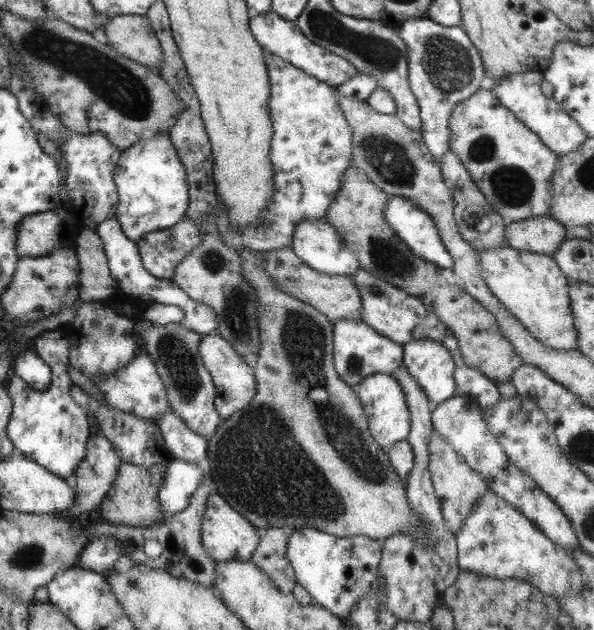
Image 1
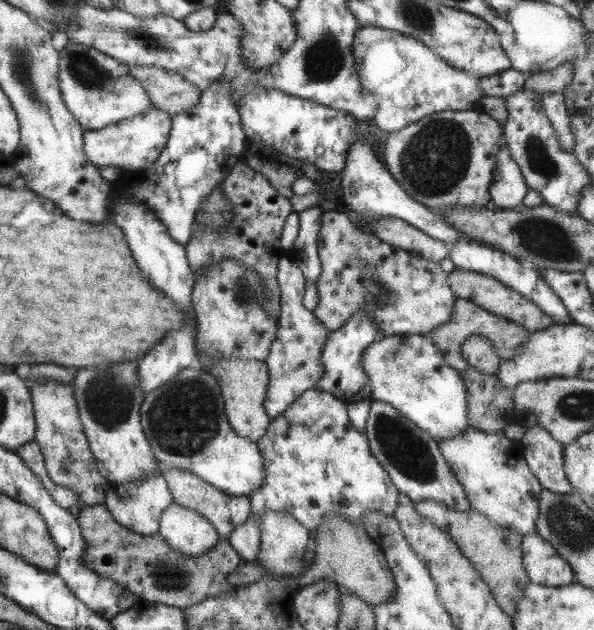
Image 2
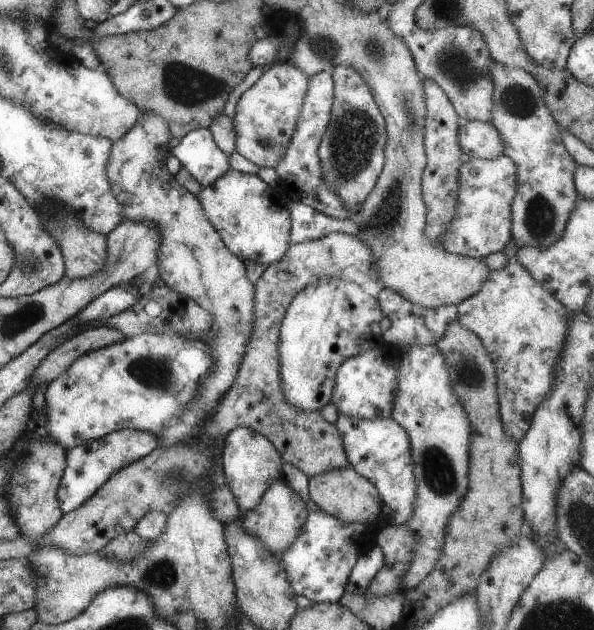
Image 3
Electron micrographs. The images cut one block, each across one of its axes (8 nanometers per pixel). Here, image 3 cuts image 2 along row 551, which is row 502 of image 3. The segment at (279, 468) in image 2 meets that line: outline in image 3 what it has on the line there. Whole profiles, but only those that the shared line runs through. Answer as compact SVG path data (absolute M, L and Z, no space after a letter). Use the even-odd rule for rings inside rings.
M247 427L234 428L225 436L221 450L221 471L229 492L239 508L239 517L246 517L259 502L259 497L268 490L275 478L280 478L281 457L273 444L262 434Z

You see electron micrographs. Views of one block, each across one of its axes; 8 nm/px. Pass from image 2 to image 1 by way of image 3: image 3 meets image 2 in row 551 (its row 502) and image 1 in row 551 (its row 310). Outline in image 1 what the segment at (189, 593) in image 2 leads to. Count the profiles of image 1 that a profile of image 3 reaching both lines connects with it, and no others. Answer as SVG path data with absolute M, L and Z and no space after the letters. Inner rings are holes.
M281 528L265 529L265 535L259 539L250 556L250 561L265 573L277 590L284 593L291 592L297 583L285 554L287 535L290 532L283 532Z

